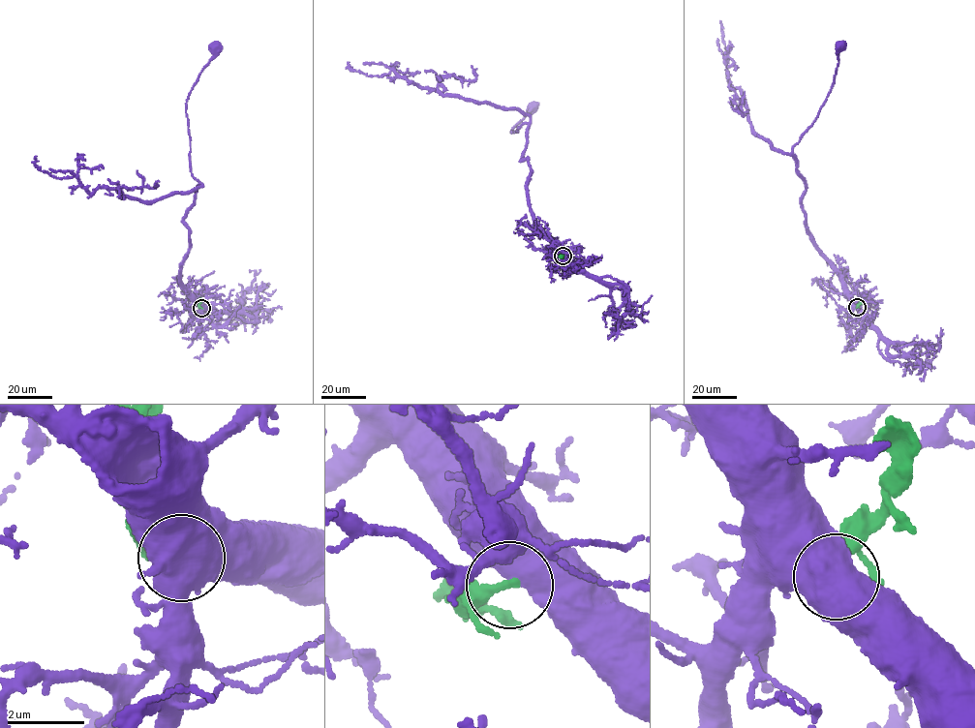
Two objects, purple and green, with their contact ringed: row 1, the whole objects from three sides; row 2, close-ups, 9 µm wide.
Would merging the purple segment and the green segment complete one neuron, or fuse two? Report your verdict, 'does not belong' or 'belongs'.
does not belong

